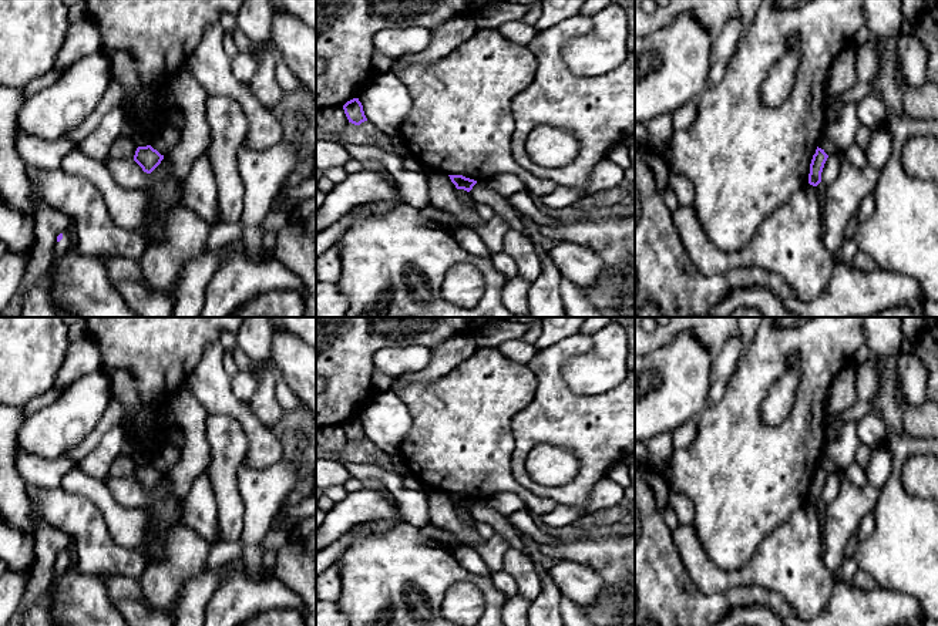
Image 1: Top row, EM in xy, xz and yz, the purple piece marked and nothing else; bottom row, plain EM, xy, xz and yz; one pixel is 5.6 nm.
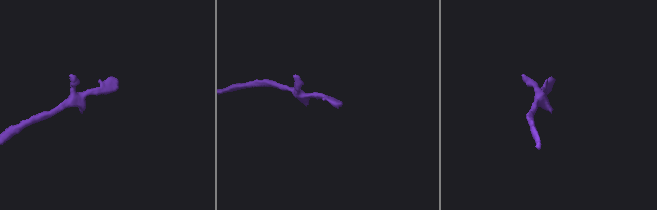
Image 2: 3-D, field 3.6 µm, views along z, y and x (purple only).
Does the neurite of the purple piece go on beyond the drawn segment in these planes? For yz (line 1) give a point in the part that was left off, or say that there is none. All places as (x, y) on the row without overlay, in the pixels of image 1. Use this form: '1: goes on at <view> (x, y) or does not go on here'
1: does not go on here

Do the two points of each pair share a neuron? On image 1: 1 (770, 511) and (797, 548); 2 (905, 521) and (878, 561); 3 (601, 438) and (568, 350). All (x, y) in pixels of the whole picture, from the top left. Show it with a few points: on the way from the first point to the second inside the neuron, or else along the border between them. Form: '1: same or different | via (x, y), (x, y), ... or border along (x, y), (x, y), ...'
1: different | border along (806, 502), (757, 548)
2: same | via (905, 531), (888, 551)
3: same | via (578, 420), (555, 397), (555, 373)

